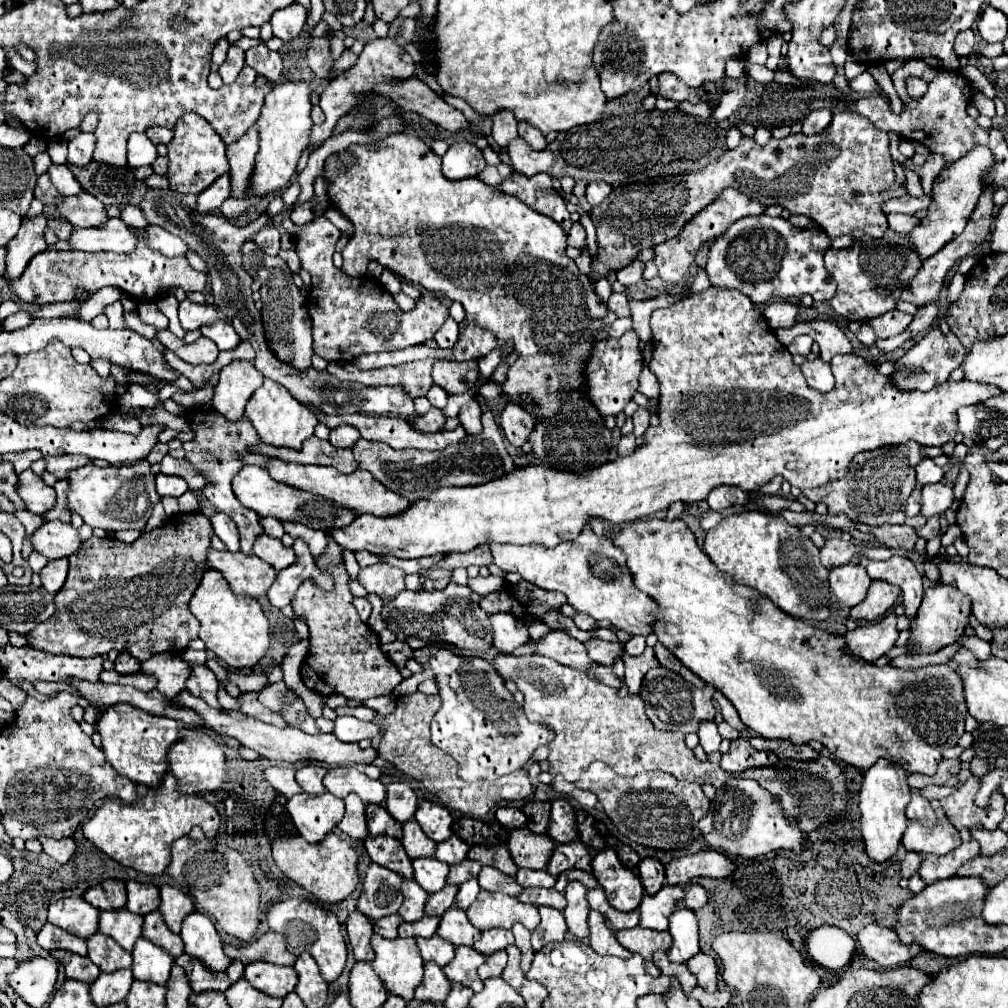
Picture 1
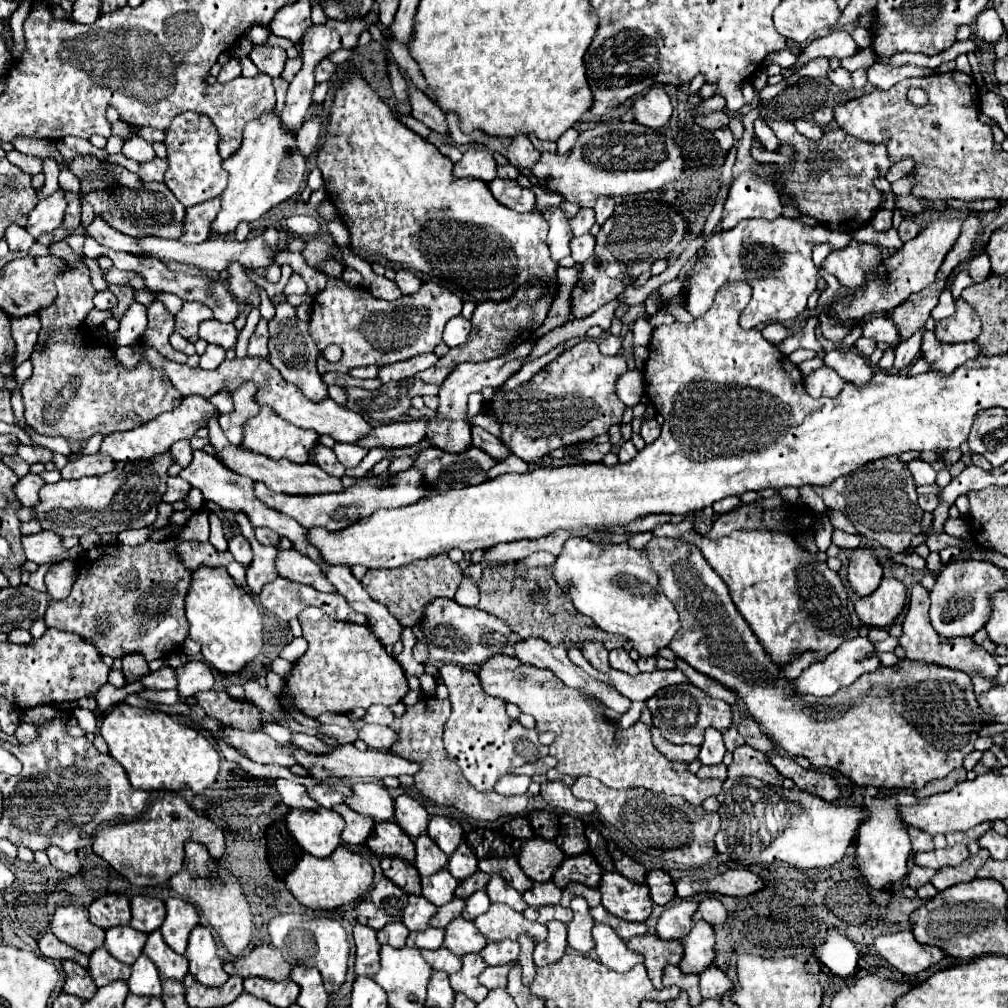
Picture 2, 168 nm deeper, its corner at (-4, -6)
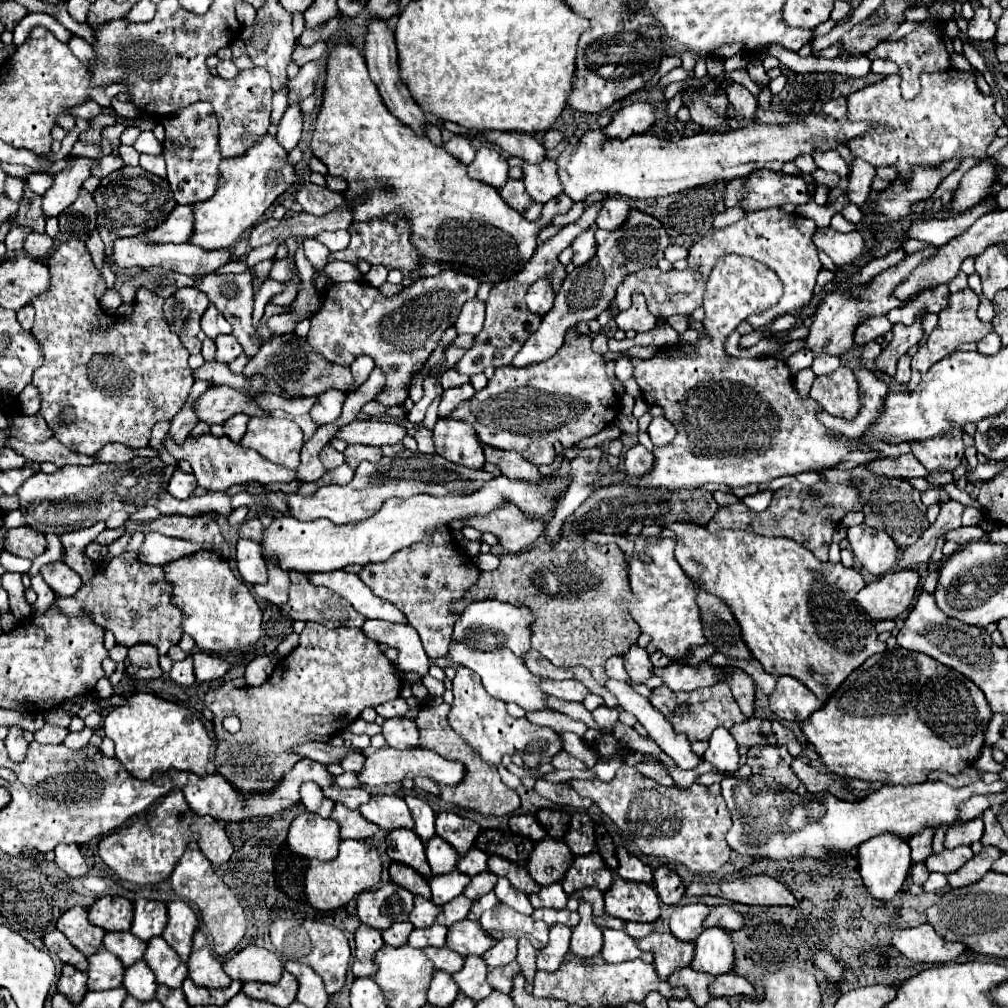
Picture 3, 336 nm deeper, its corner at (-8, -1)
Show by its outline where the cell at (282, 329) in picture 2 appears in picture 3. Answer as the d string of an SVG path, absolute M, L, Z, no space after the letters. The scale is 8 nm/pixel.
M325 391L319 395L319 401L313 405L311 409L311 419L317 425L327 425L333 423L341 417L341 407L345 401L345 393L343 391Z

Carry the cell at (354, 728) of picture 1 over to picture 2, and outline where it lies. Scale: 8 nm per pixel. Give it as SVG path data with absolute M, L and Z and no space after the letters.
M365 724L359 732L357 738L363 740L369 748L375 750L389 750L391 744L397 740L397 732L389 726L377 726L377 724Z

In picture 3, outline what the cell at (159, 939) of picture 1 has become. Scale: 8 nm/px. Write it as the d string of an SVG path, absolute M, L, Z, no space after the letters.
M153 937L147 943L143 961L151 967L159 985L179 989L187 977L187 965L177 957L177 953L165 943L163 937Z

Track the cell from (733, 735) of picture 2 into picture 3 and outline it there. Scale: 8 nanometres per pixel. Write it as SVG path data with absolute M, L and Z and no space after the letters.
M751 717L745 723L739 723L731 729L731 735L739 745L745 747L763 747L763 745L777 745L775 733L771 731L771 721L769 719L759 719Z

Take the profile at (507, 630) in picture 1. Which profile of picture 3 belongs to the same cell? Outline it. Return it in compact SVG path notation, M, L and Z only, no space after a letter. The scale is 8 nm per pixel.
M609 679L605 687L619 699L619 707L637 717L637 721L647 729L649 737L677 763L679 769L693 769L703 757L691 751L691 741L687 735L679 735L673 731L671 723L649 703L647 697L641 697L633 691L629 683Z

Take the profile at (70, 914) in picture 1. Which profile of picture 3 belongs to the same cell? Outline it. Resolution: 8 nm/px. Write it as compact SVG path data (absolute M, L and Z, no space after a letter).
M71 907L69 911L65 911L57 921L57 929L85 957L89 957L101 949L103 935L105 935L105 931L101 927L95 927L89 923L87 911L83 907Z

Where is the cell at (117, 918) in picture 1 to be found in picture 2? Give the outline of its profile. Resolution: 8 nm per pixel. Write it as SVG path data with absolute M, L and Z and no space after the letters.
M117 926L107 930L103 948L111 952L117 960L125 964L133 964L143 952L145 940L147 940L145 932L137 932L133 926Z

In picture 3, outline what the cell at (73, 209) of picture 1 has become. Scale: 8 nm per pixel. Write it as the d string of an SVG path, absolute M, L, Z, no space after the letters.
M125 237L125 239L117 239L115 241L115 265L121 269L129 269L129 267L163 267L163 269L171 269L177 273L185 273L185 275L197 275L197 273L213 273L217 271L221 265L231 261L231 251L229 249L215 249L215 251L203 251L201 247L195 247L191 243L181 243L181 245L151 245L145 243L141 237Z

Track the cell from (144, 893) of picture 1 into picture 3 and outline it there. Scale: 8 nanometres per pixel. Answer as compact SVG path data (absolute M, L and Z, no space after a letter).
M149 899L135 901L135 917L129 931L137 939L143 939L147 943L149 939L161 935L165 925L167 925L167 907L163 903Z

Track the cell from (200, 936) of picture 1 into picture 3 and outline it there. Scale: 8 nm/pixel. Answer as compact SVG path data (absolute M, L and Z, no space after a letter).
M201 931L193 937L193 951L187 959L187 969L191 981L207 989L225 989L231 983L229 975L223 971L221 963L211 953L207 937Z

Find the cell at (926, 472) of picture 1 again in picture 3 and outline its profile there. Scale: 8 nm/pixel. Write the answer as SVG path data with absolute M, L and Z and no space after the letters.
M913 453L899 455L899 457L877 457L869 461L869 467L877 471L877 475L889 475L889 477L927 477L927 469L919 463L919 459Z

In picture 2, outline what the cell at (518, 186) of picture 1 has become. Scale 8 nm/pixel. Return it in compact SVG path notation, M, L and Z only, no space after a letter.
M547 206L547 208L539 210L539 212L549 222L549 238L547 238L547 242L549 242L553 260L559 262L561 258L571 254L569 240L573 238L573 232L571 232L571 226L569 226L569 218L559 206Z

